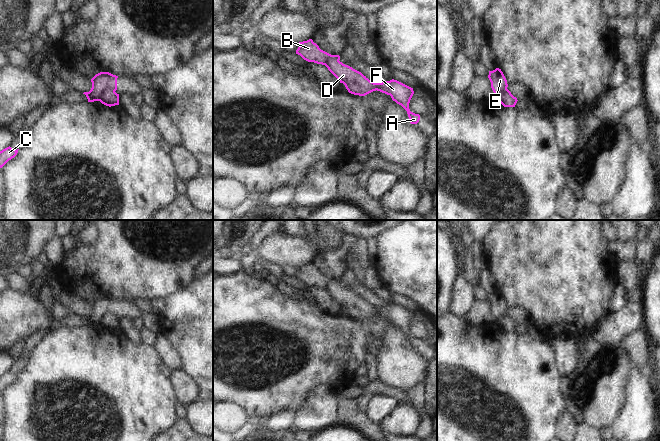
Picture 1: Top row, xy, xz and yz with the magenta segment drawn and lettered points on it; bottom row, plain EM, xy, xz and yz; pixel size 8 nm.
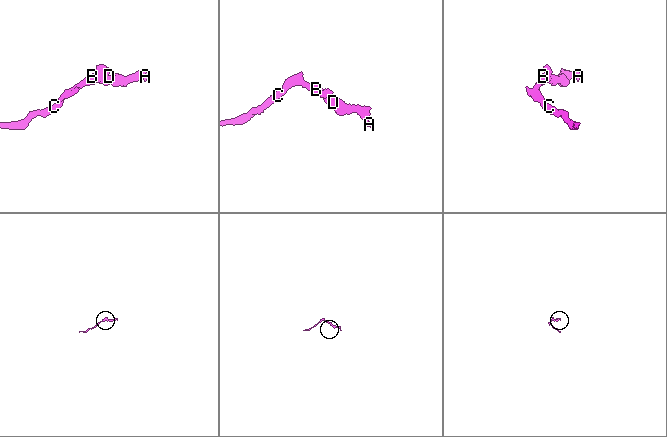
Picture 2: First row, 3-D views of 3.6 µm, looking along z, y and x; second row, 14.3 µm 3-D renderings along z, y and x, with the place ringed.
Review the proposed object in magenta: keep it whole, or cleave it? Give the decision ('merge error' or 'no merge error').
merge error

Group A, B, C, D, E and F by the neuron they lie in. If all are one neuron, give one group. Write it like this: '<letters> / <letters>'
A D F / B C E

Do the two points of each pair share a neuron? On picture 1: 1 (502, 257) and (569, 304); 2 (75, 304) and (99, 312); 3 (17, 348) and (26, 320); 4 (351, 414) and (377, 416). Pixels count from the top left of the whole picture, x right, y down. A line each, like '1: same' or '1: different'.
1: same
2: different
3: different
4: different

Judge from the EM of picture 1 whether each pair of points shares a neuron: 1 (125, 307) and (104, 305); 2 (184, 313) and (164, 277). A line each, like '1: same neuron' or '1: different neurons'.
1: same neuron
2: different neurons

